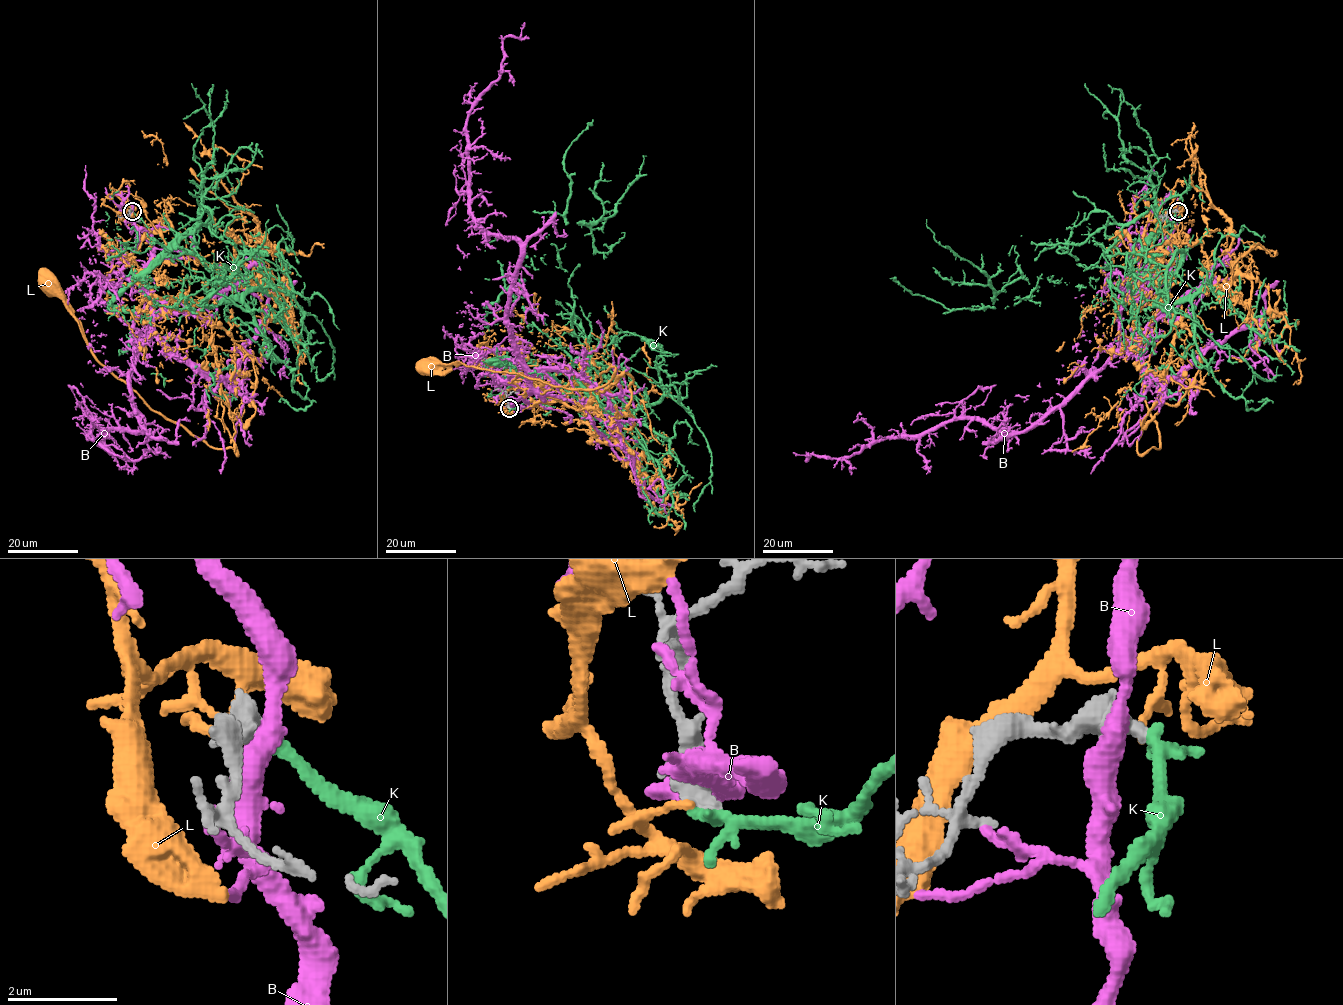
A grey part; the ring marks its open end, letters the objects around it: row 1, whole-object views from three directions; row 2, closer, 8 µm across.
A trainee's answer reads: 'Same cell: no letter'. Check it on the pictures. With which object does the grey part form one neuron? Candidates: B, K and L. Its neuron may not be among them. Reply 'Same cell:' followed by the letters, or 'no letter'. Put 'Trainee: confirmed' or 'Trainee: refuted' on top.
Trainee: refuted
Same cell: K

